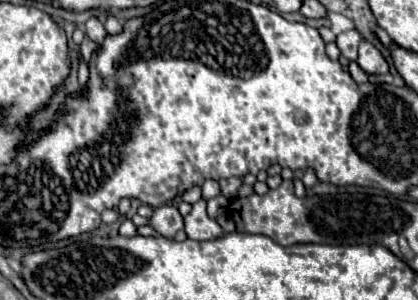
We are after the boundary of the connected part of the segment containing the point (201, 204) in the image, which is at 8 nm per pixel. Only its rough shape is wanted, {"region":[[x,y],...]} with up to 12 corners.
{"region":[[207,200],[193,204],[185,216],[191,240],[215,240],[223,228],[205,212]]}

